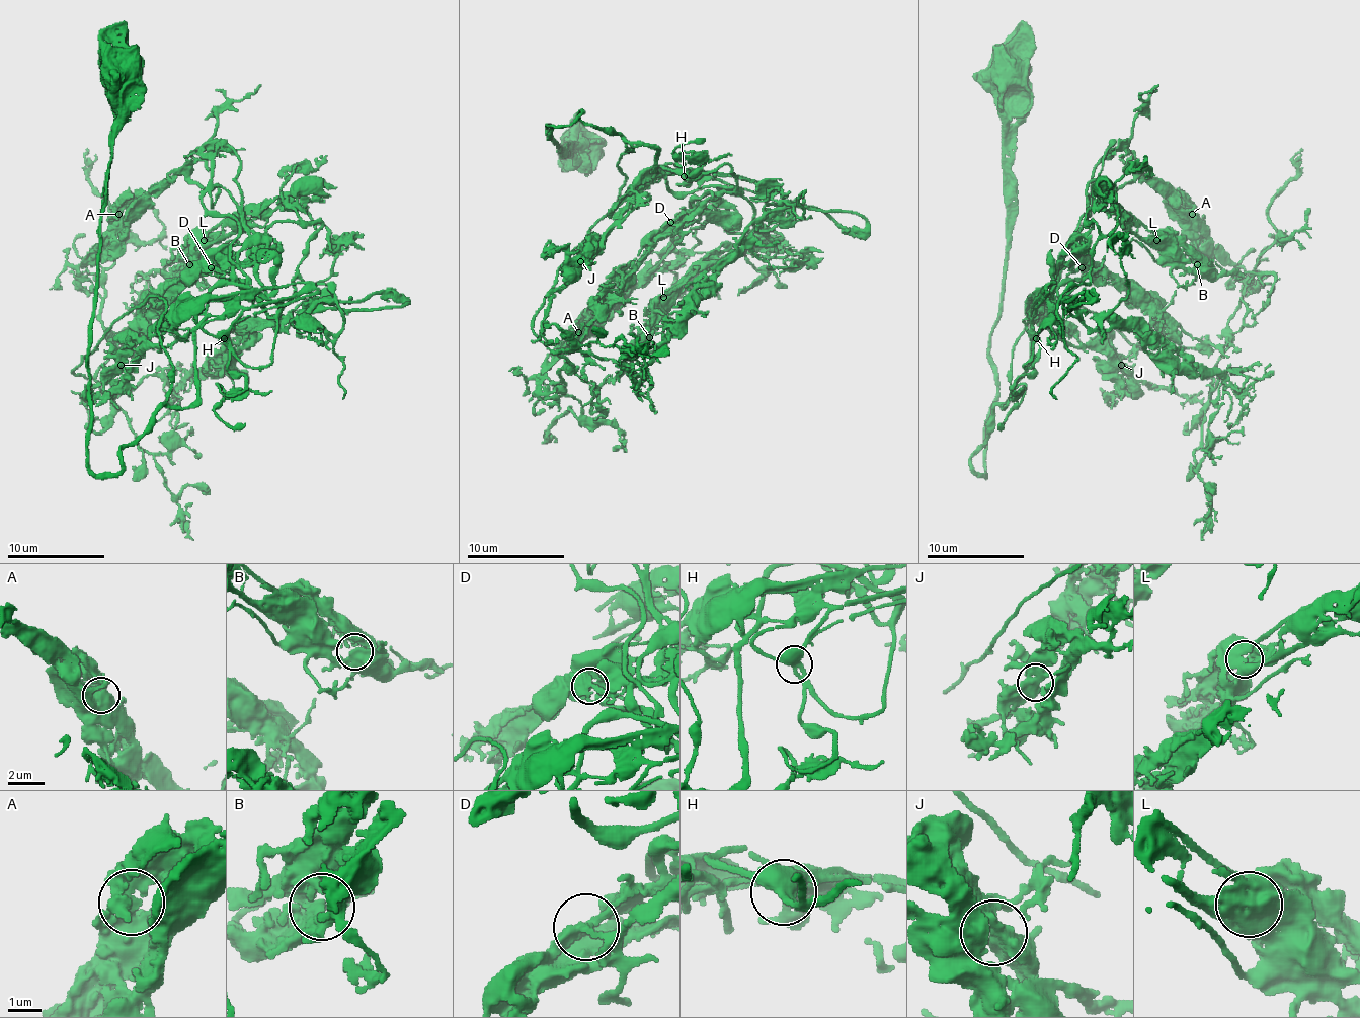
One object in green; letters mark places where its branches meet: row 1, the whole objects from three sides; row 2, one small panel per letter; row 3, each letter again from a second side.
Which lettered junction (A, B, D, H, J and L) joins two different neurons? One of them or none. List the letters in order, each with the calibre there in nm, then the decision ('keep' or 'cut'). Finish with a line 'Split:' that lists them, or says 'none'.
A: calibre 360 nm; keep
B: calibre 400 nm; keep
D: calibre 360 nm; keep
H: calibre 400 nm; keep
J: calibre 400 nm; keep
L: calibre 420 nm; keep
Split: none

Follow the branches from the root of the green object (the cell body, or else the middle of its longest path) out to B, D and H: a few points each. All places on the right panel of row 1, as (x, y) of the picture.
B: (1014, 72), (996, 404), (986, 475), (971, 468), (1089, 209), (1116, 209), (1197, 264)
D: (1014, 72), (979, 475), (971, 456), (1028, 365), (1035, 309), (1082, 267)
H: (1014, 72), (1006, 277), (988, 350), (996, 404), (979, 475), (971, 456), (1028, 365), (1030, 328), (1035, 338)

